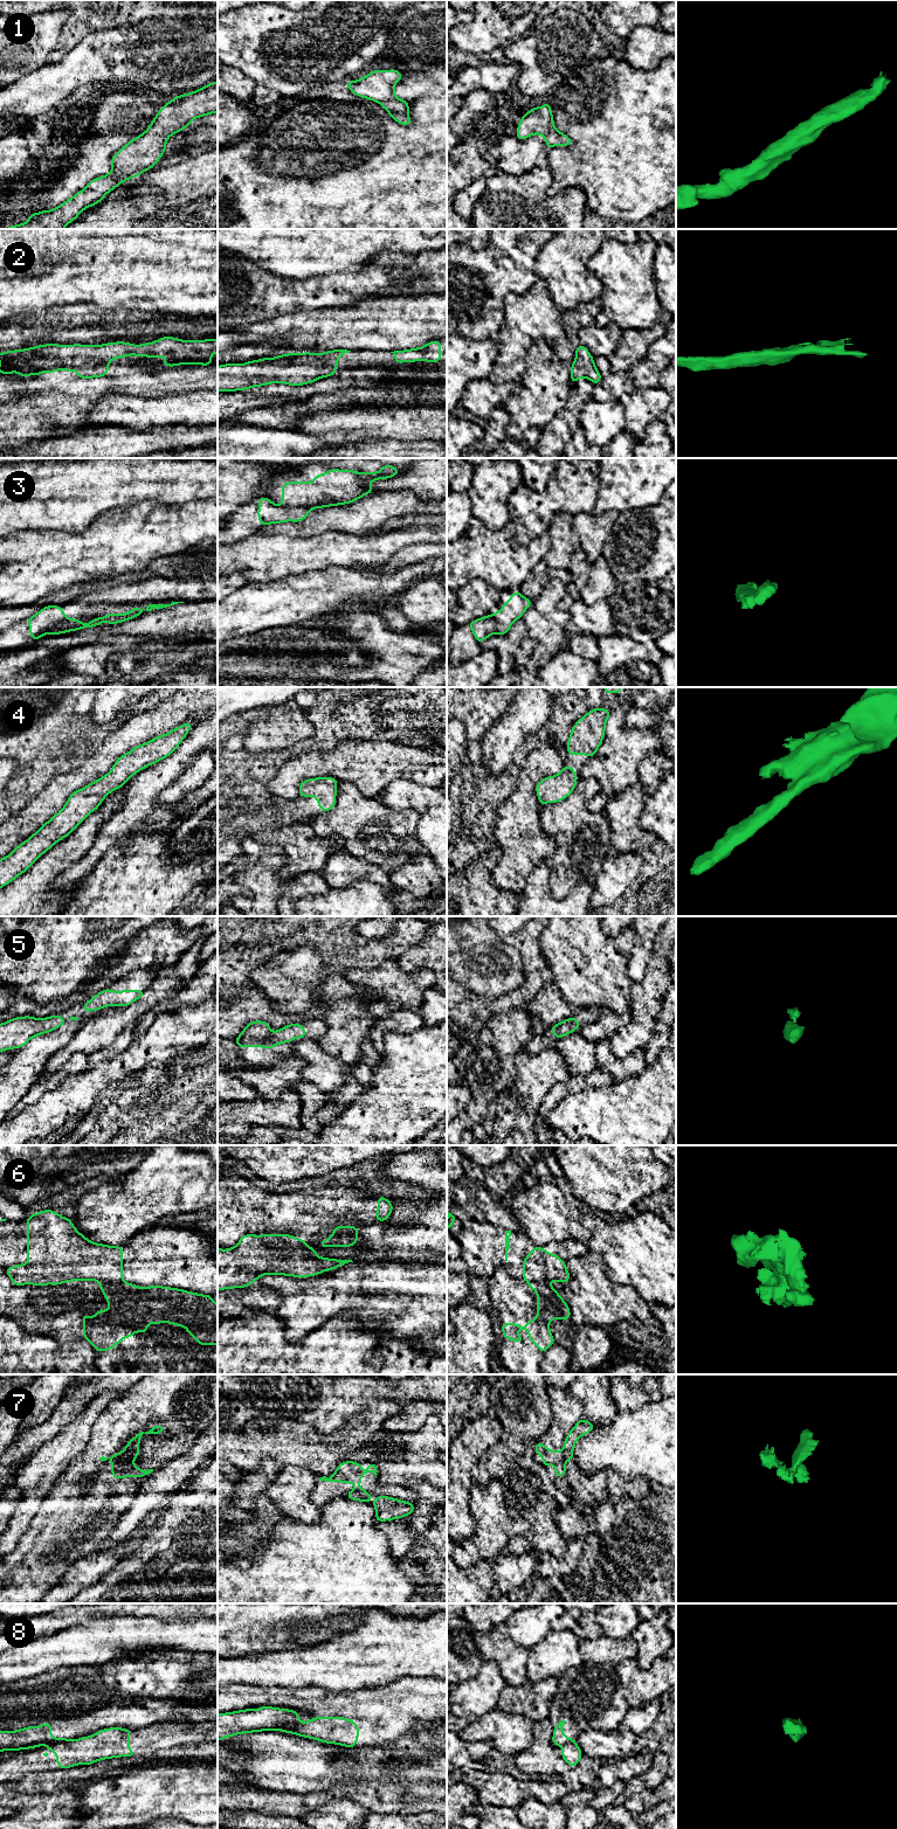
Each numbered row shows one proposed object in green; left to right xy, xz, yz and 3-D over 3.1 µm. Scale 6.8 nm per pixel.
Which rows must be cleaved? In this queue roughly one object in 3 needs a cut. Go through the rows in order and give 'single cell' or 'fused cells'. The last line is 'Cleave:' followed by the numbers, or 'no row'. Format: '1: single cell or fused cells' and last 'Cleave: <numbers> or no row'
1: single cell
2: single cell
3: fused cells
4: single cell
5: single cell
6: fused cells
7: fused cells
8: fused cells
Cleave: 3, 6, 7, 8

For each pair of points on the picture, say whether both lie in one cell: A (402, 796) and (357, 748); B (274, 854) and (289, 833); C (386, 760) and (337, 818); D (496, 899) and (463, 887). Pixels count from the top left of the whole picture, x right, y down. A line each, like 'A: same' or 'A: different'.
A: different
B: different
C: different
D: same

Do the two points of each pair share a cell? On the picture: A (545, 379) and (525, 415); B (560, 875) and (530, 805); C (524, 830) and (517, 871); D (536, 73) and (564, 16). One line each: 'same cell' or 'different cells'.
A: same cell
B: different cells
C: same cell
D: same cell

